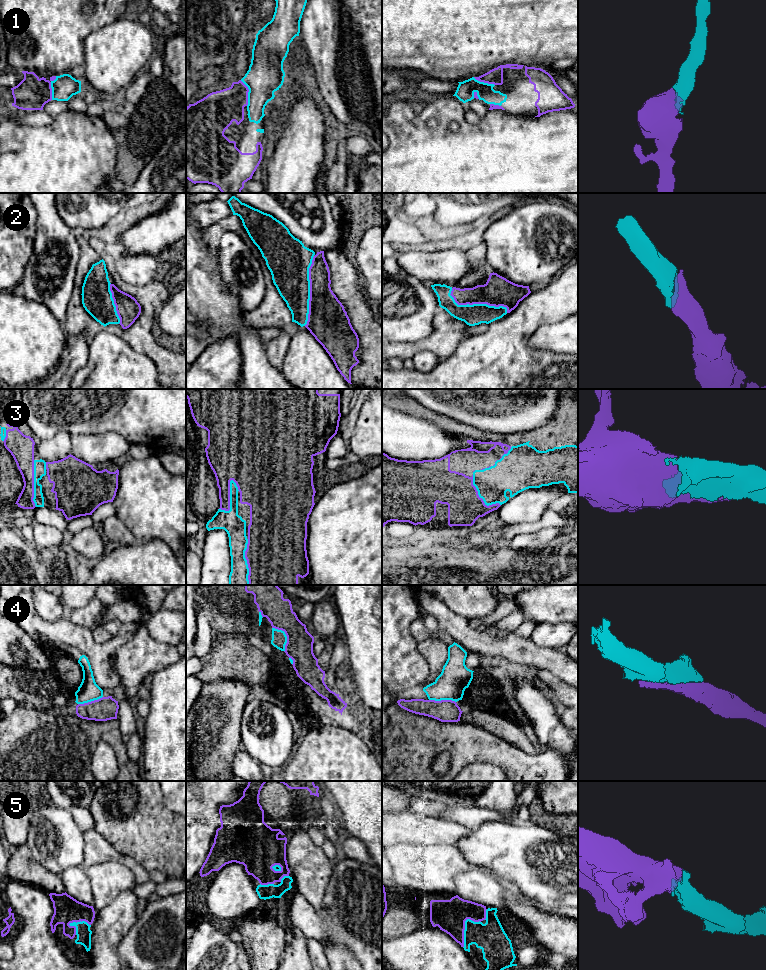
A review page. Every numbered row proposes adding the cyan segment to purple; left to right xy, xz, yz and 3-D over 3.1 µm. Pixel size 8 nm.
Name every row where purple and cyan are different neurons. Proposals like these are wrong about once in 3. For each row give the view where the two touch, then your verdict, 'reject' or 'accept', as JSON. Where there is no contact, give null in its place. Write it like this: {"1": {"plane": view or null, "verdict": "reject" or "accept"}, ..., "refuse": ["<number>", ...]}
{"1": {"plane": "xz", "verdict": "accept"}, "2": {"plane": "xz", "verdict": "accept"}, "3": {"plane": "xz", "verdict": "accept"}, "4": {"plane": "xz", "verdict": "reject"}, "5": {"plane": "yz", "verdict": "accept"}, "refuse": ["4"]}

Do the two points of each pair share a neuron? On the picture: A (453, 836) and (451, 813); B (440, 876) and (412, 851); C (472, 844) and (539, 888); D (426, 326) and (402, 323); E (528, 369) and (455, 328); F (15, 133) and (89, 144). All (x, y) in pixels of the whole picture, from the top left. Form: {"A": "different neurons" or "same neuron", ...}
{"A": "different neurons", "B": "same neuron", "C": "same neuron", "D": "same neuron", "E": "different neurons", "F": "same neuron"}

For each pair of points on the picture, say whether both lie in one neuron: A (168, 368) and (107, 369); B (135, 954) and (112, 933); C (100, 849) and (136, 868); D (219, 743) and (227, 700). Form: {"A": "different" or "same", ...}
{"A": "different", "B": "different", "C": "same", "D": "same"}

